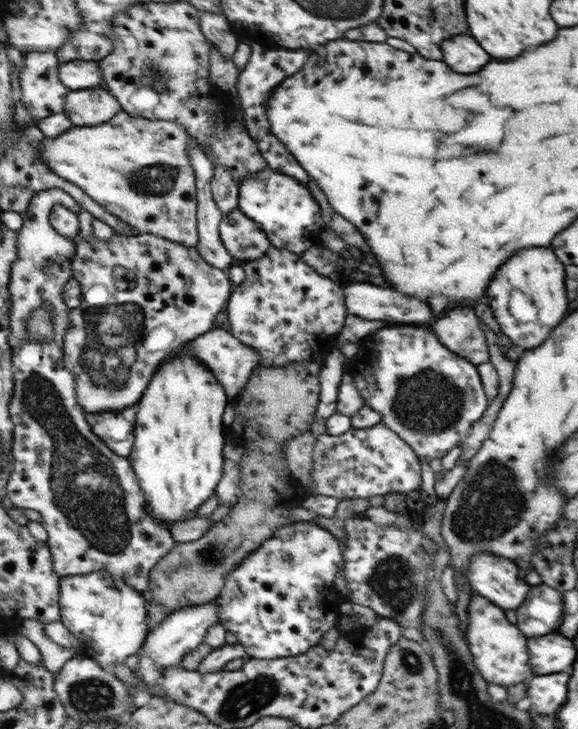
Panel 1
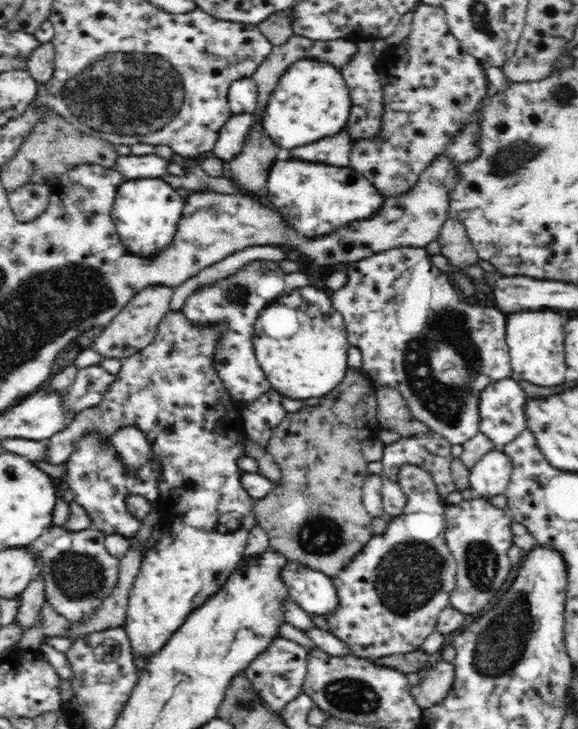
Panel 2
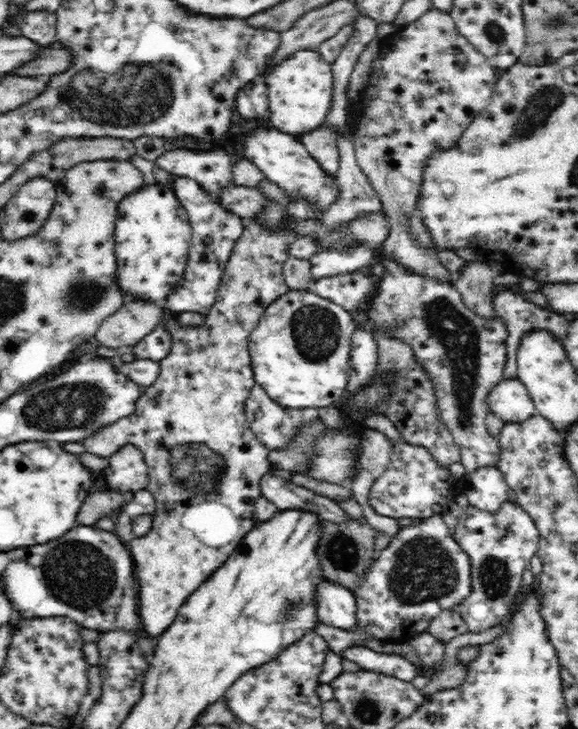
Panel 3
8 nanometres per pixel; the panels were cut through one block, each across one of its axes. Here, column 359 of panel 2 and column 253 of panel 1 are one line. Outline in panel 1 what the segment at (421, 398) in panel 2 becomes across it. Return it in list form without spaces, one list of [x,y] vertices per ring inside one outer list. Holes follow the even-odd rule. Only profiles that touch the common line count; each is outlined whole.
[[[270,248],[263,257],[257,258],[257,260],[251,260],[242,264],[242,269],[245,274],[245,279],[241,284],[234,286],[232,297],[228,299],[228,309],[225,310],[227,320],[229,321],[229,334],[234,338],[237,338],[241,344],[257,351],[260,356],[260,362],[256,368],[277,368],[279,366],[285,366],[290,362],[311,362],[312,360],[321,359],[326,357],[329,348],[325,346],[325,340],[331,340],[335,332],[339,332],[341,324],[343,324],[343,318],[345,318],[345,304],[344,304],[344,293],[335,281],[331,282],[329,278],[325,276],[319,276],[319,273],[315,272],[315,269],[307,265],[307,263],[301,260],[299,255],[288,250],[279,250],[279,248]]]

